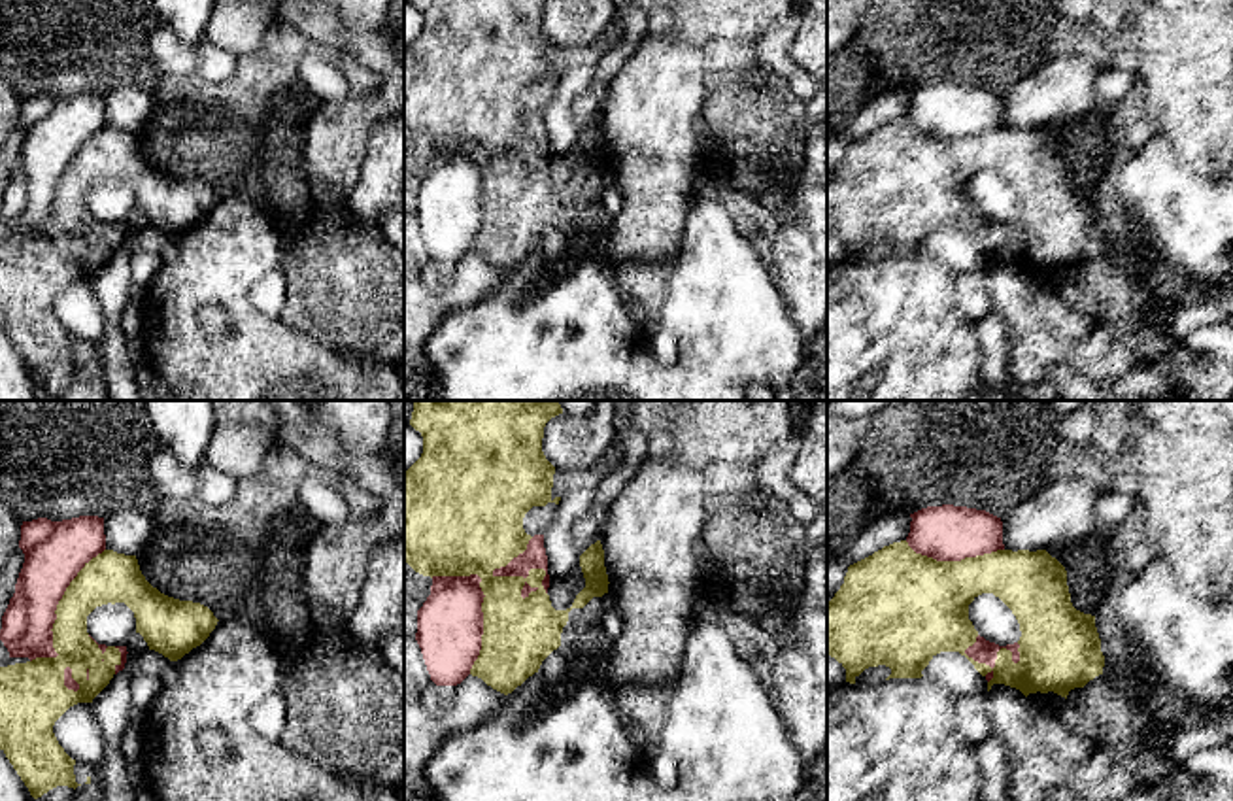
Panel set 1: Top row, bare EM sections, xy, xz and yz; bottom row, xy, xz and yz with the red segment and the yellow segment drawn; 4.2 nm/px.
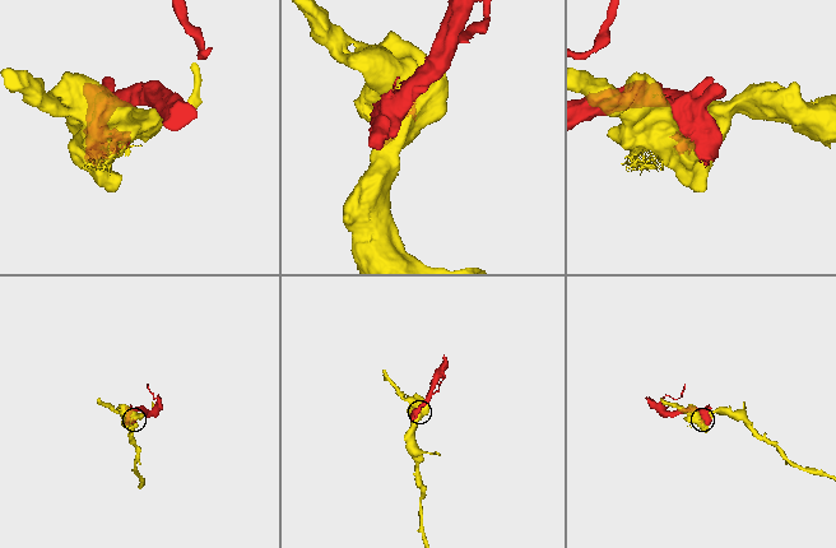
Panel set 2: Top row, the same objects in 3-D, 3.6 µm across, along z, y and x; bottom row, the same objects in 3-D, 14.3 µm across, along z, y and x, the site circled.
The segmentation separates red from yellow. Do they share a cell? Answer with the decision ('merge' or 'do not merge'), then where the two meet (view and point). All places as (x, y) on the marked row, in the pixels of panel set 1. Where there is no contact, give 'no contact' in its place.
do not merge; contact xz (497, 575)

